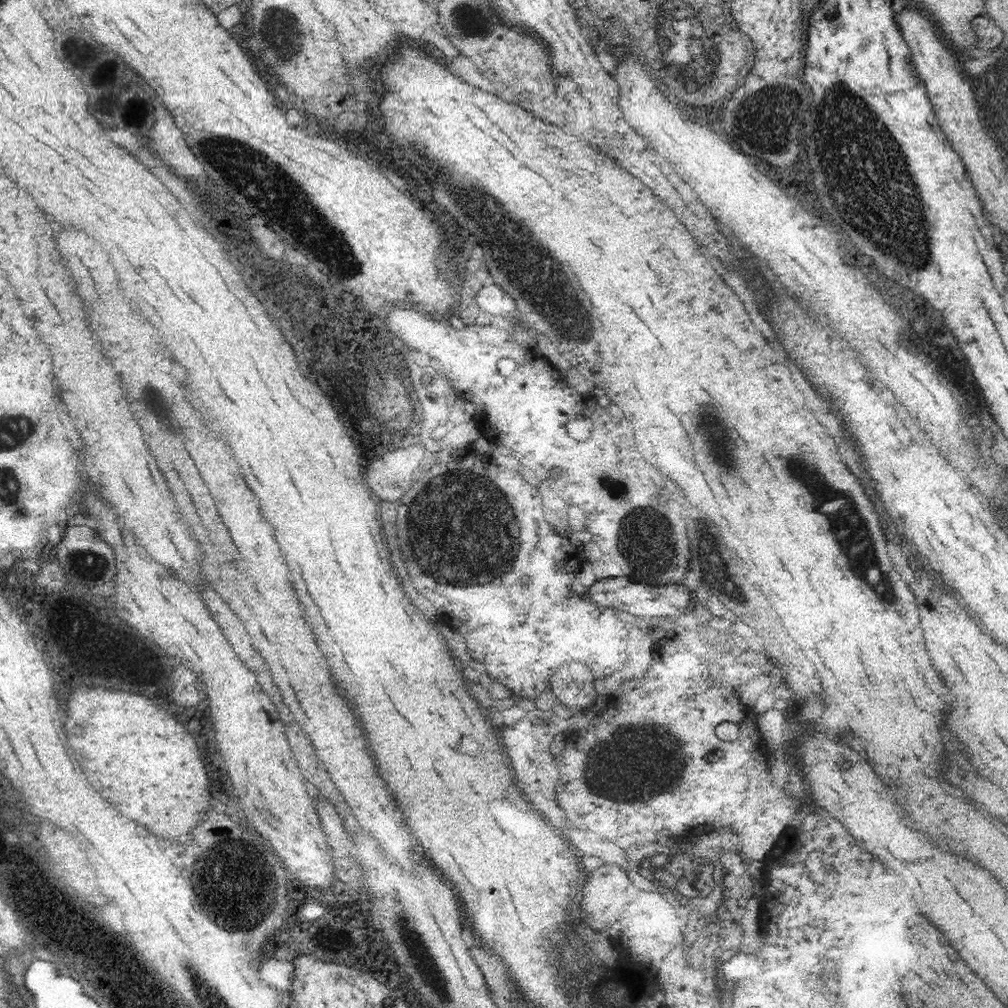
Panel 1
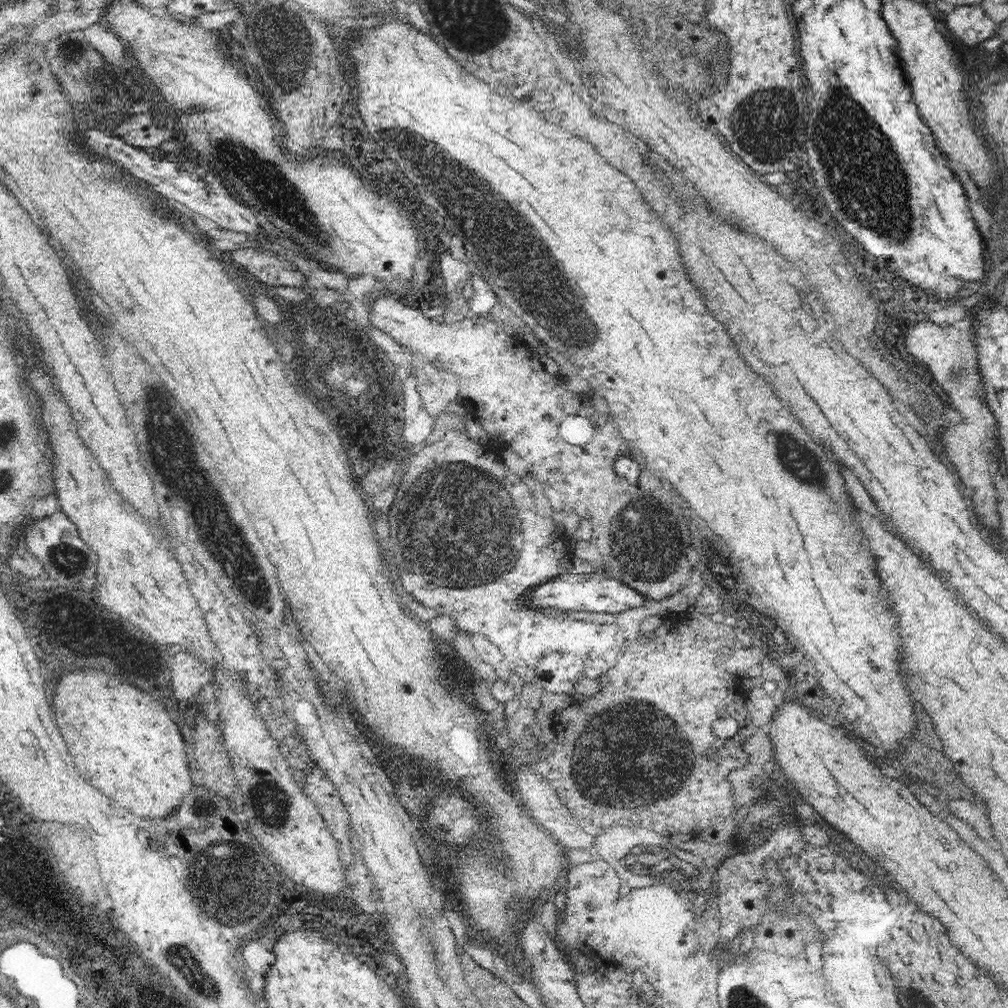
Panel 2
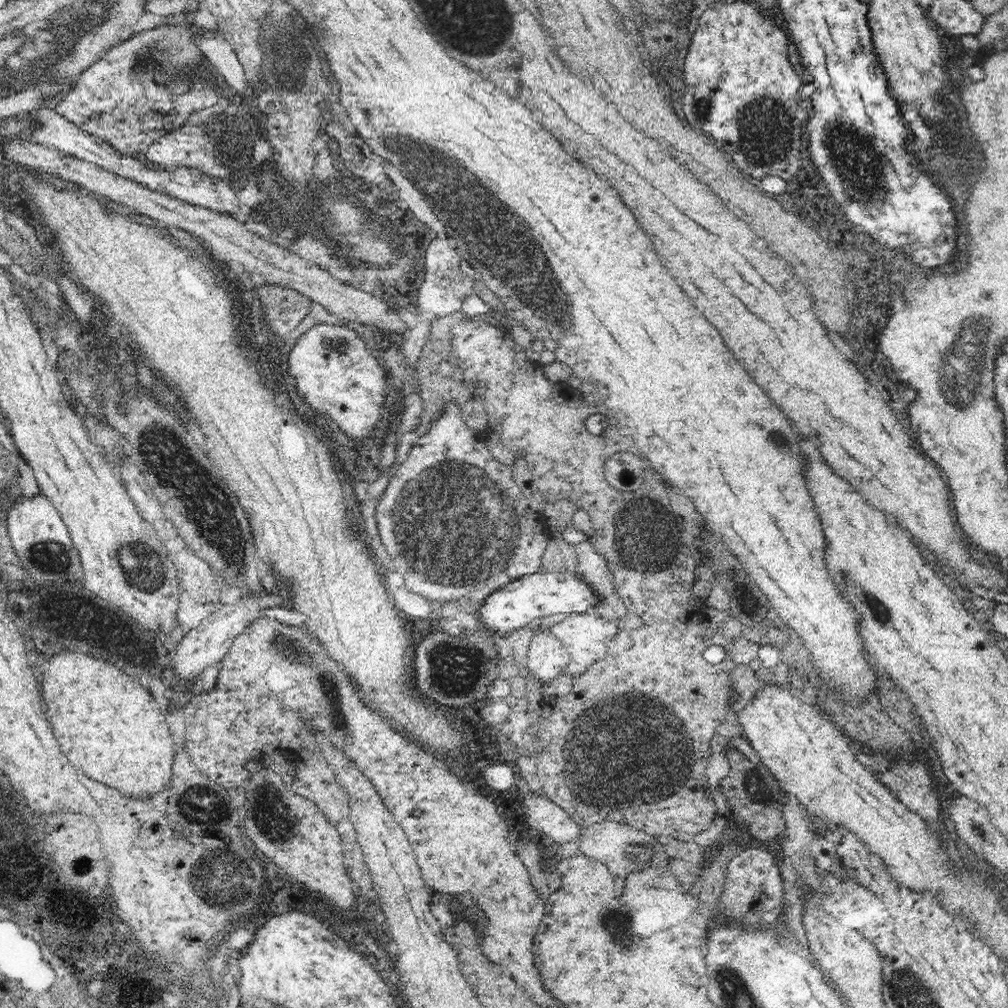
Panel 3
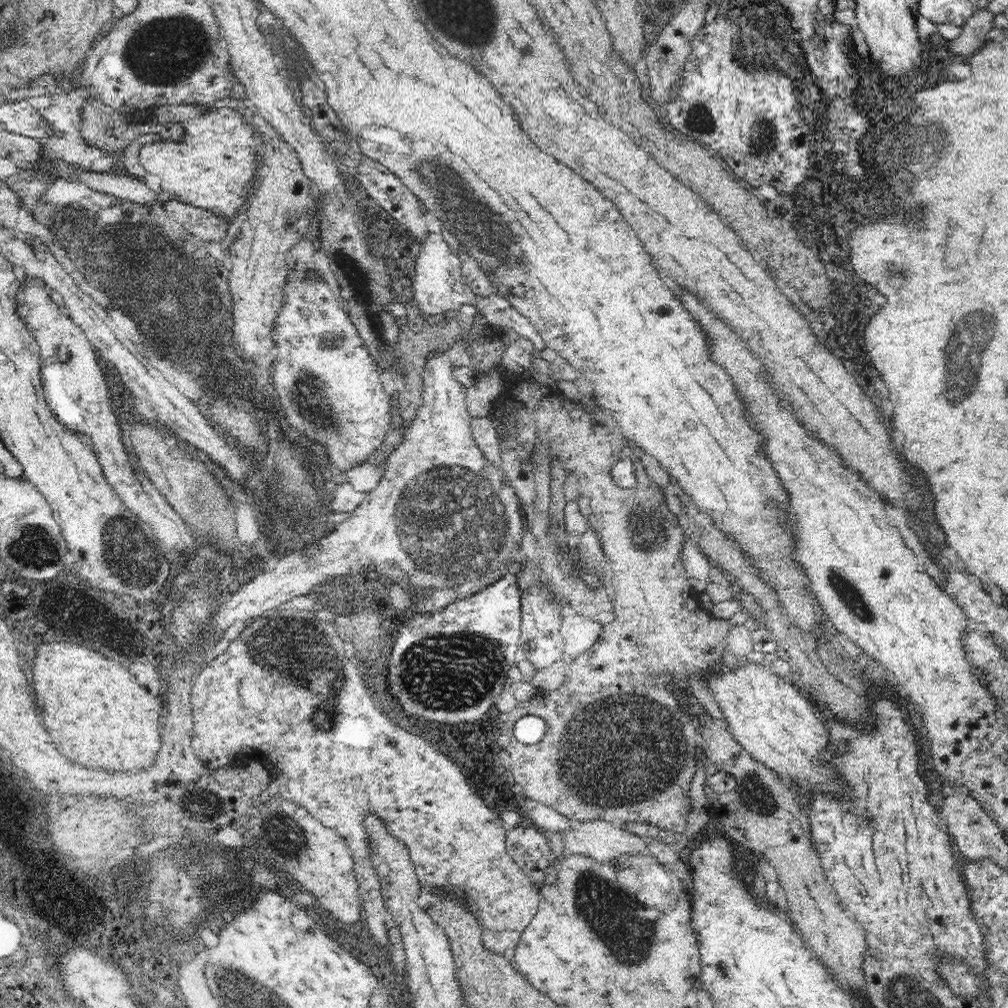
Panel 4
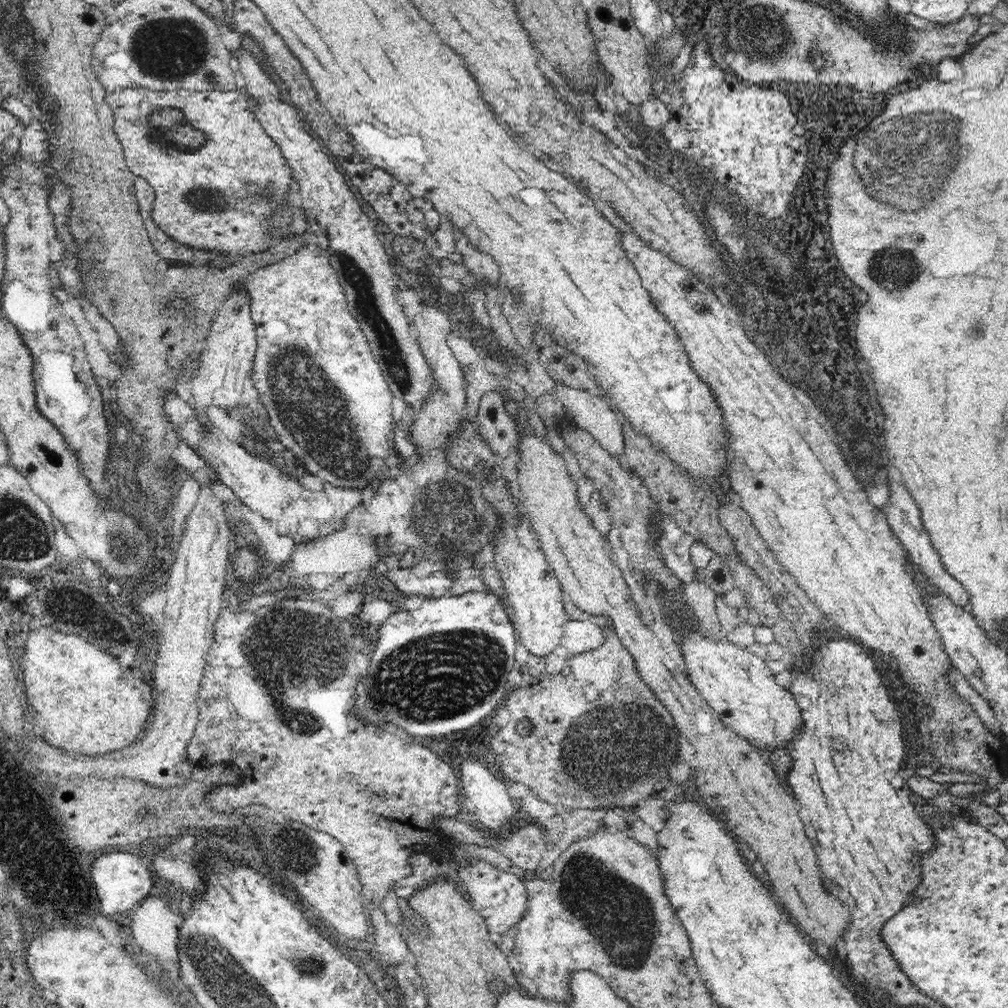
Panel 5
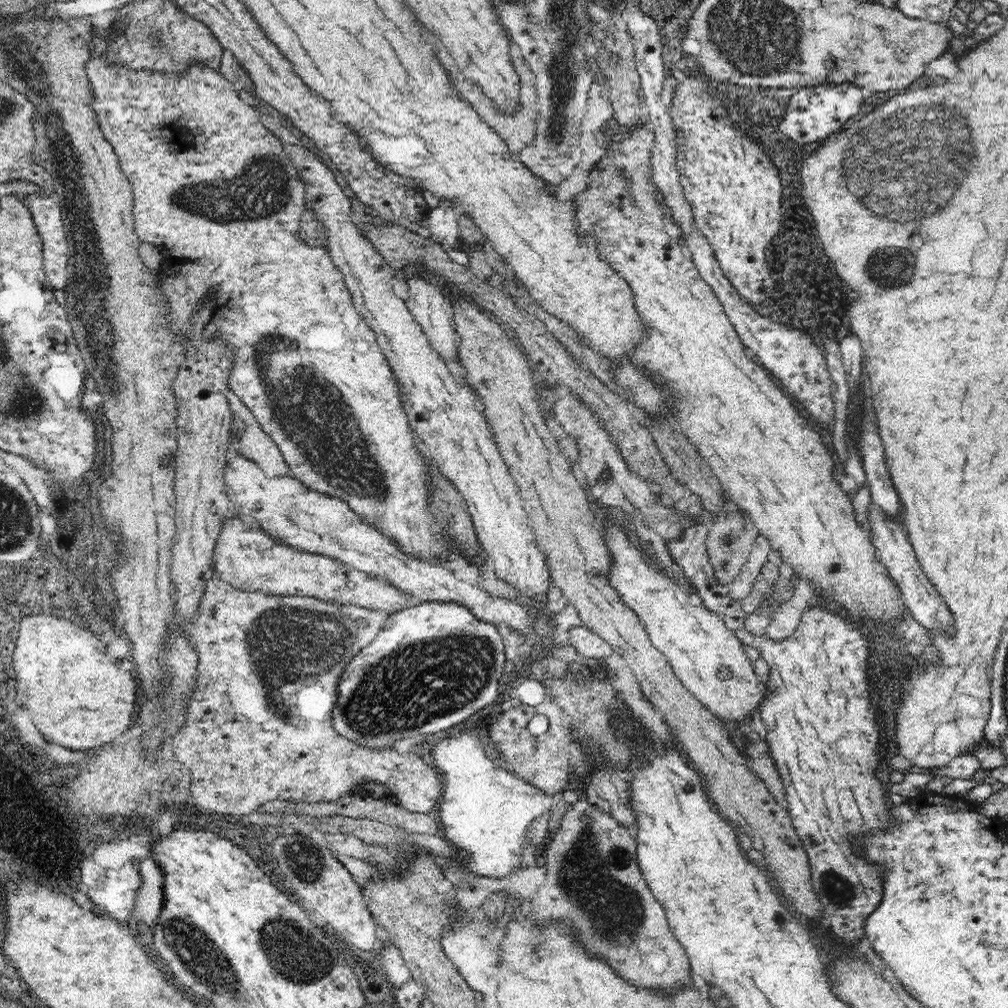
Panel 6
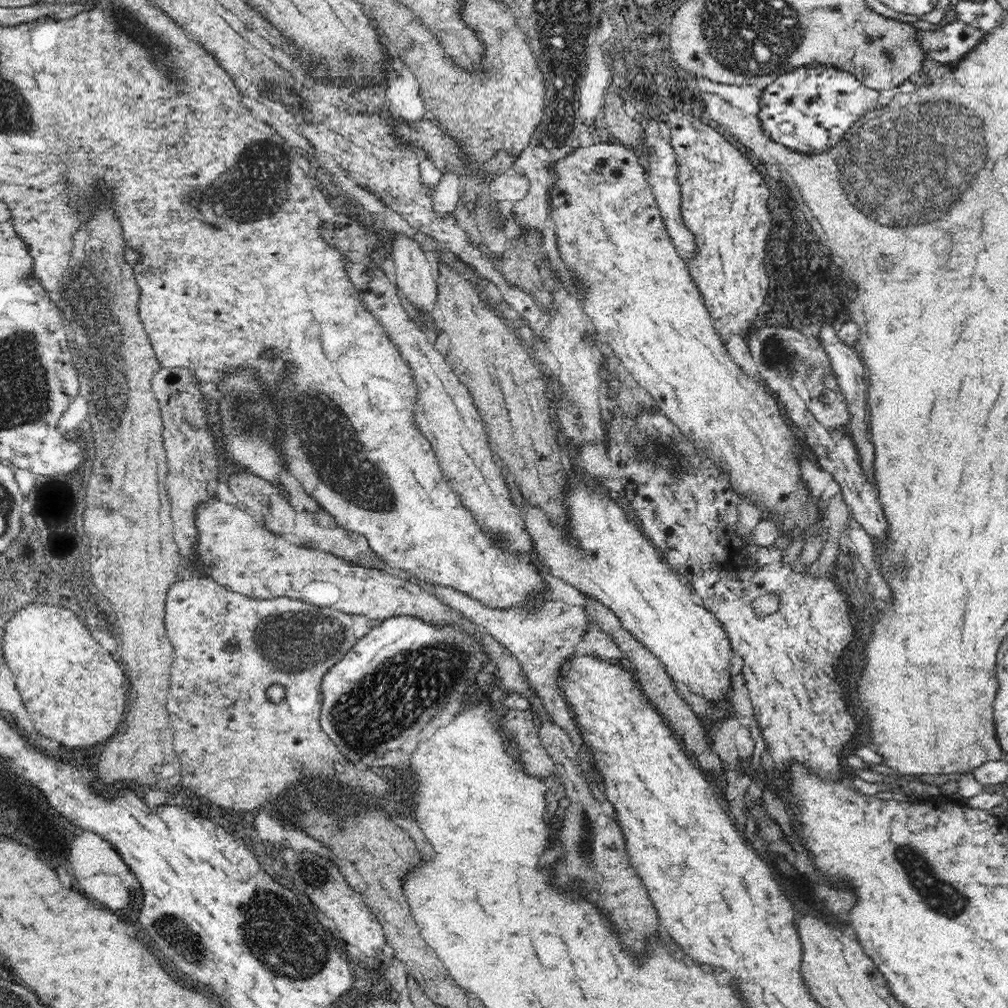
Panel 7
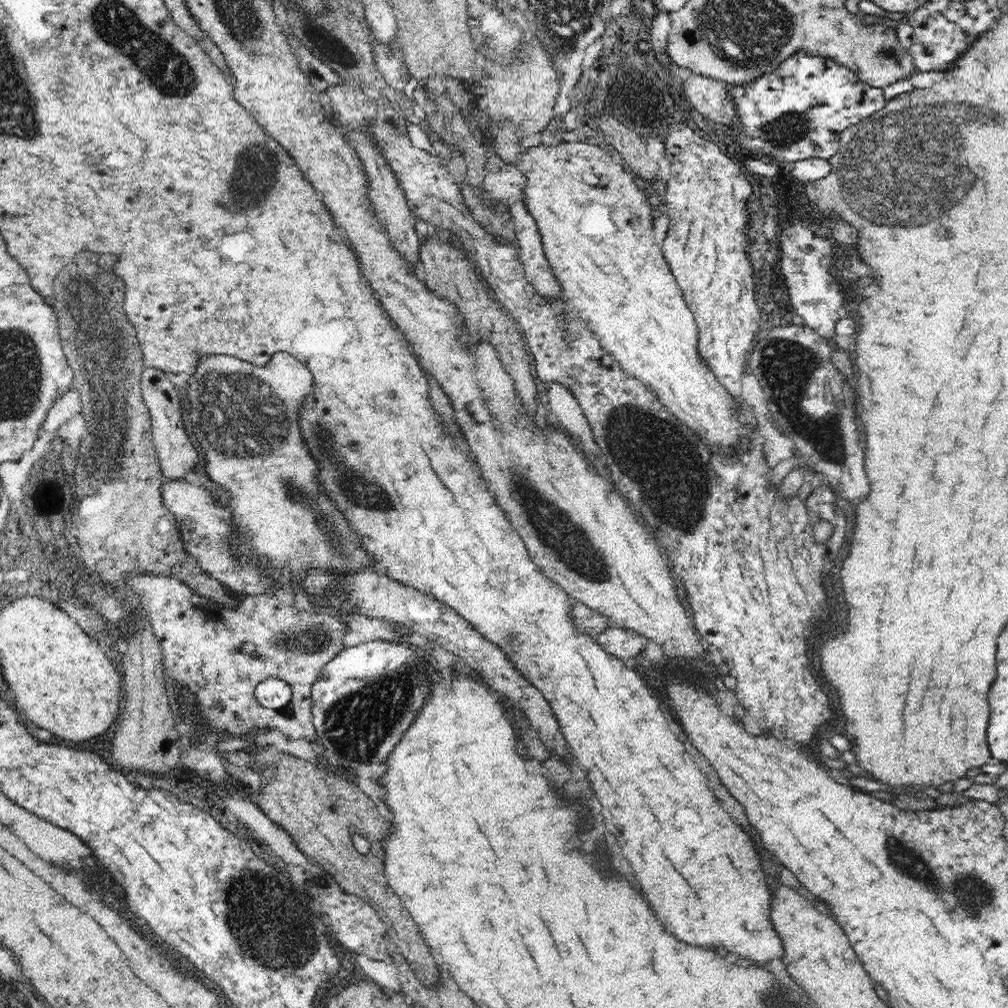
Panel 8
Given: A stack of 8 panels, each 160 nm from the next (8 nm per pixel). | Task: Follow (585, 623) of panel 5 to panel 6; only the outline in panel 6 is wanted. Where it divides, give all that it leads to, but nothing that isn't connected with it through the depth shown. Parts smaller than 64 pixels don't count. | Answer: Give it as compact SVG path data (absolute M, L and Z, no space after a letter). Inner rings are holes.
M584 624L570 628L567 638L568 644L576 650L579 659L597 659L598 656L608 657L614 652L613 647L609 645L609 642L606 642L606 639L592 632Z

